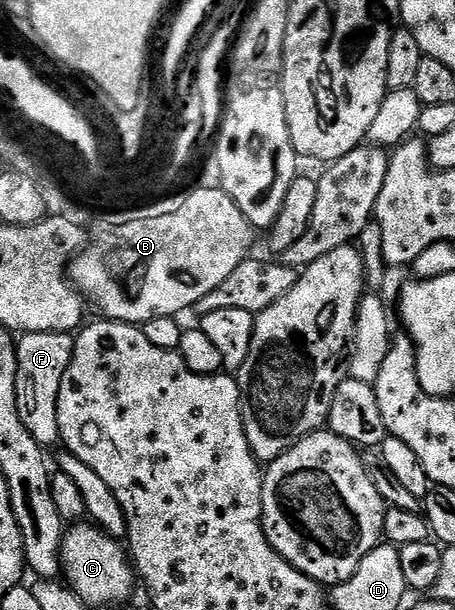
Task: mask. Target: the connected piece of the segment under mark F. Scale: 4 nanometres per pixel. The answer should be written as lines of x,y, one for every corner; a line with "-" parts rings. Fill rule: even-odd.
29,331
16,339
18,417
22,417
22,425
30,429
34,441
38,441
45,449
51,449
60,443
58,393
62,389
62,377
72,360
75,344
75,338
67,331
50,333

